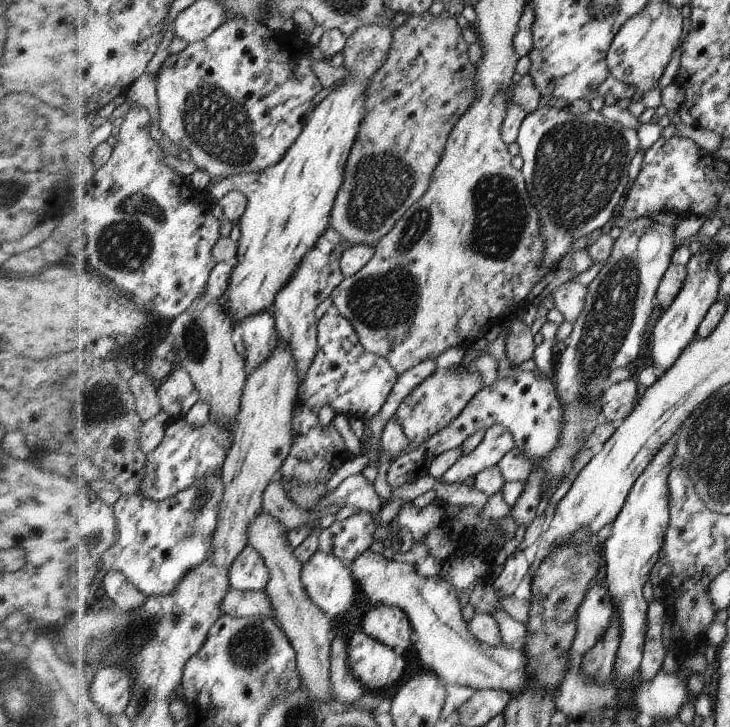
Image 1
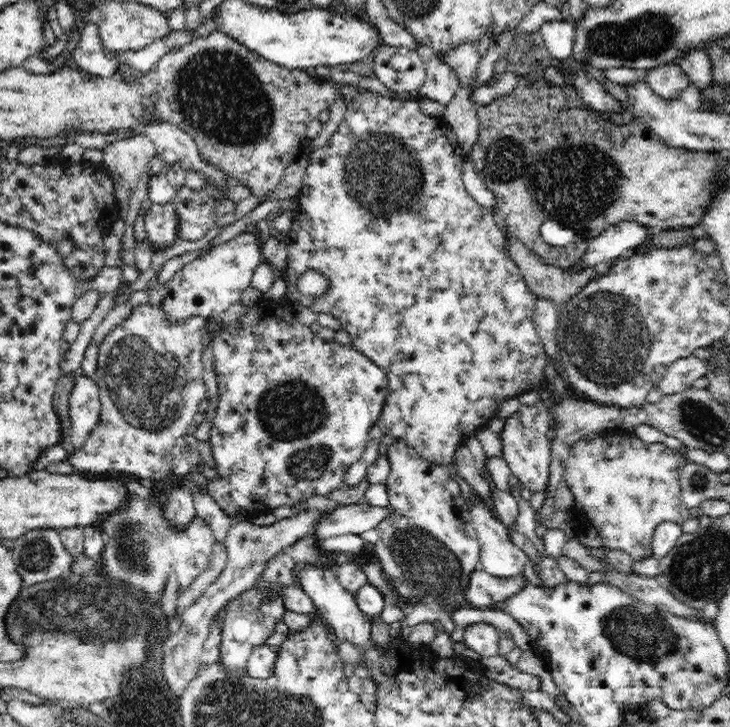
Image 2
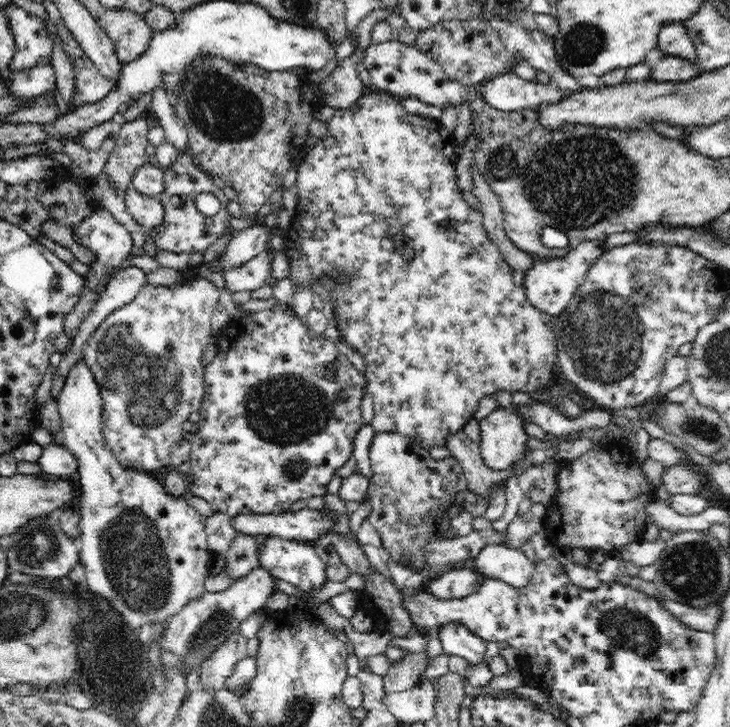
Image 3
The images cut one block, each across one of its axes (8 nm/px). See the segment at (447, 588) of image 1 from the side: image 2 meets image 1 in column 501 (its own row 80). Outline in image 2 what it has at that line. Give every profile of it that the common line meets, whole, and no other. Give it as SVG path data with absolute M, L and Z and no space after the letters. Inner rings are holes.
M678 63L662 64L645 73L646 82L656 96L666 100L678 99L678 96L690 86L688 75Z

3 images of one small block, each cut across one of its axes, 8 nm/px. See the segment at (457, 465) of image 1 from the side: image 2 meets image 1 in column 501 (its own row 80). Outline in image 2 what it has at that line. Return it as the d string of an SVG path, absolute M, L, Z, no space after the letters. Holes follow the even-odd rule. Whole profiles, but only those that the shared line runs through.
M419 42L416 52L422 57L427 72L417 97L427 97L446 106L460 87L458 75L452 72L452 67L440 61L440 57L423 42Z

